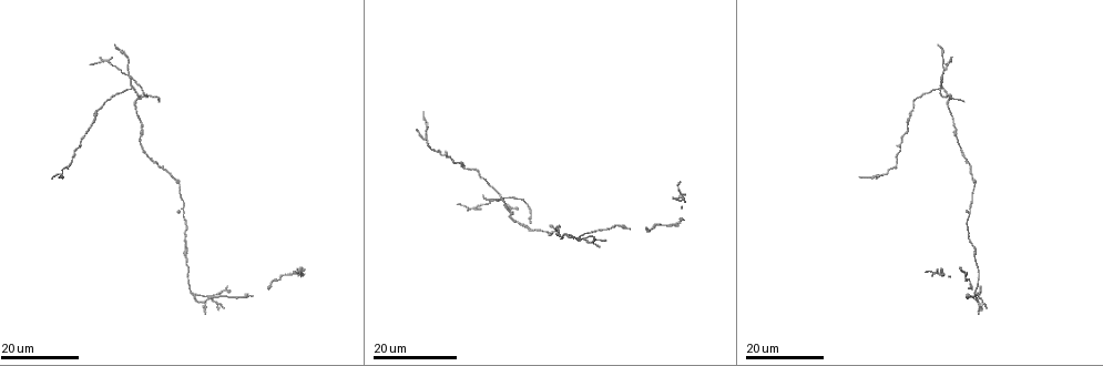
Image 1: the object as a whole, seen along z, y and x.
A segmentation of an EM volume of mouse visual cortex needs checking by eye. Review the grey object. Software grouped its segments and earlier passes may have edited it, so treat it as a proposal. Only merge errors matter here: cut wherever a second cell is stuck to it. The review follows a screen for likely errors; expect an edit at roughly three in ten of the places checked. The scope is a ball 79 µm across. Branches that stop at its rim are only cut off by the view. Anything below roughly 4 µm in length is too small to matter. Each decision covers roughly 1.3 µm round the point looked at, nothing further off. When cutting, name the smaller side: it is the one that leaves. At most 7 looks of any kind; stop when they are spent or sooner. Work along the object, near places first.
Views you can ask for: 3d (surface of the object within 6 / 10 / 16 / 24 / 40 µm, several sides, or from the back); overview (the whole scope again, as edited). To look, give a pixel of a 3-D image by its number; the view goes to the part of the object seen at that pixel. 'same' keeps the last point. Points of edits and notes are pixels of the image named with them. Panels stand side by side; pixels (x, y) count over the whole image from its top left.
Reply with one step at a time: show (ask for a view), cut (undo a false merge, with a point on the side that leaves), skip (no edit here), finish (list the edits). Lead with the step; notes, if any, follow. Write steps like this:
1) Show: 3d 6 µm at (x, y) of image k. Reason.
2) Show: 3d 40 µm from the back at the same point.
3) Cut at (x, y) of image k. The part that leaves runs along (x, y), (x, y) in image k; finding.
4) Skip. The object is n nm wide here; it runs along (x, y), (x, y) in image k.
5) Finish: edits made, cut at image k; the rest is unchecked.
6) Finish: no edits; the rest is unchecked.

Show: 3d 24 µm at (148, 155) of image 1. A narrow waist.

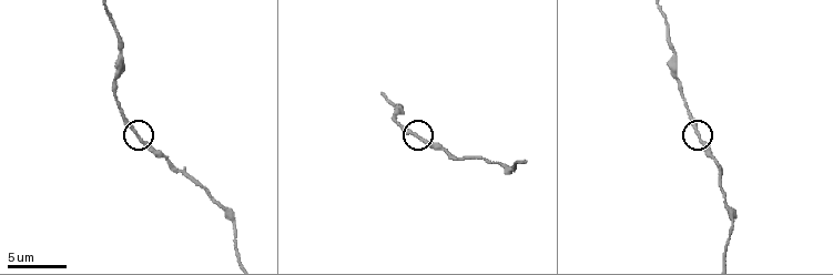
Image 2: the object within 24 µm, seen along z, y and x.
Show: 3d 6 µm at (136, 134) of image 2.

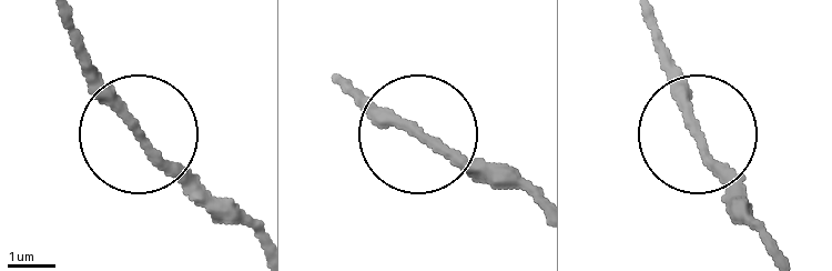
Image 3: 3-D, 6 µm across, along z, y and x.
Show: 3d 6 µm from the back at (136, 130) of image 3.

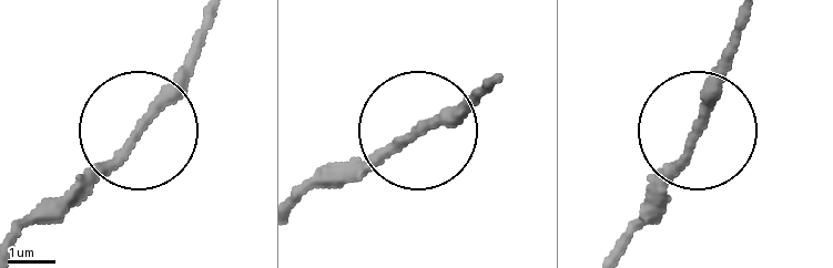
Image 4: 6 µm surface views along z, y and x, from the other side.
Skip. The object is 190 nm wide here; it runs along (302, 202), (477, 99) in image 4; all the same cell.

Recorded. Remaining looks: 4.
Show: 3d 24 µm at (193, 296) of image 1. Two arms in line, one across.

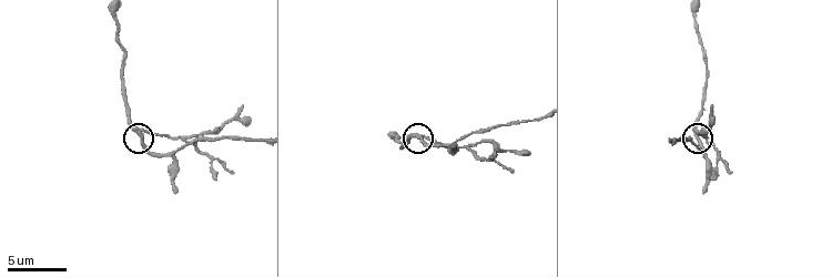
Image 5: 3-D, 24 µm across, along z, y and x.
Show: 3d 6 µm at (142, 133) of image 5. Closer look.

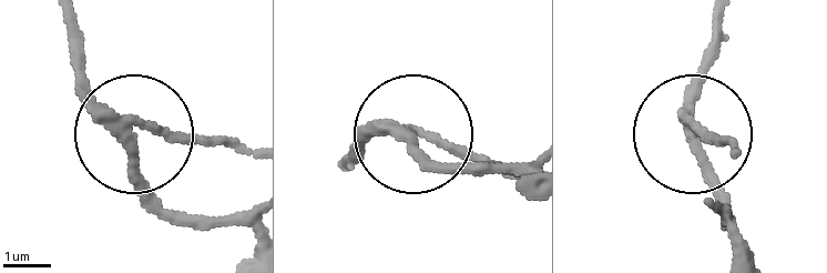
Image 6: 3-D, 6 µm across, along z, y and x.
Cut at (190, 140) of image 6. The side arm is 11 µm long; the part that leaves runs along (131, 119), (246, 151) in image 6; two cells meet here.

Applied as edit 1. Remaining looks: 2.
Show: 3d 10 µm at (116, 15) of image 5. Sudden change in width.

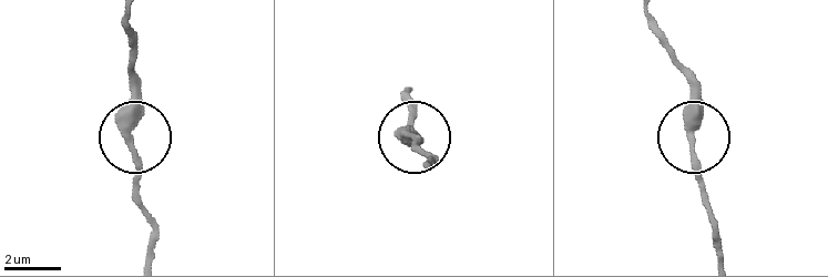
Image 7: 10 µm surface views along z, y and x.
Show: 3d 10 µm from the back at (693, 137) of image 7. Other side.

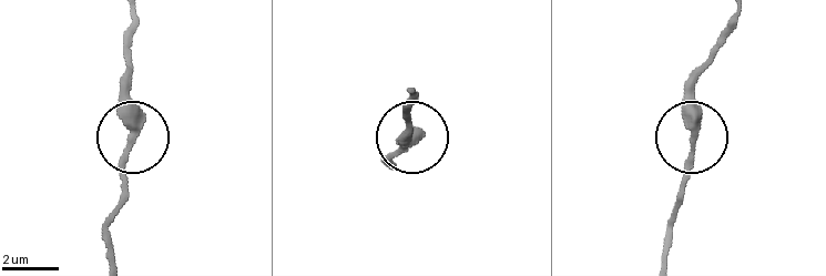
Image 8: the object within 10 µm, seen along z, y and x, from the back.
Skip. It runs along (736, 19), (691, 90), (691, 169), (679, 203) in image 8; continuous, no second cell.

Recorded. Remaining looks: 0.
Finish: edits made, cut at image 6; the rest is unchecked.

